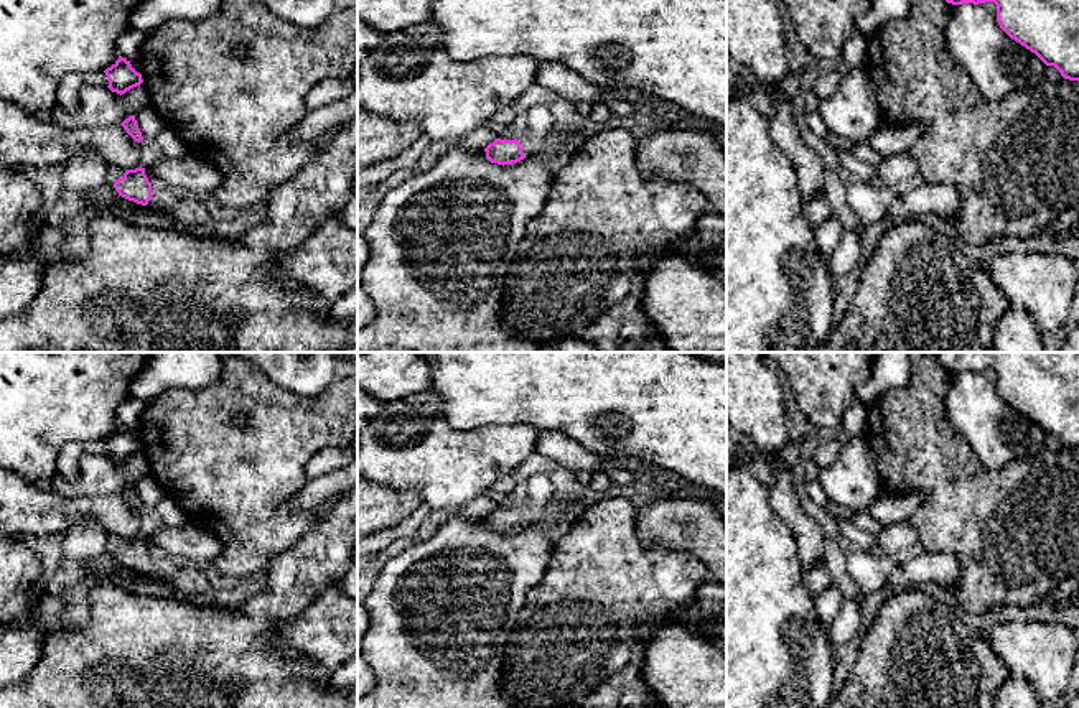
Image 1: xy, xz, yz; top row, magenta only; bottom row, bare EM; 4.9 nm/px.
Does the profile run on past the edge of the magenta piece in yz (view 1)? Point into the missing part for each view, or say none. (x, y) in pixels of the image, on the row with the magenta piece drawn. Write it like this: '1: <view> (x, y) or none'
1: none

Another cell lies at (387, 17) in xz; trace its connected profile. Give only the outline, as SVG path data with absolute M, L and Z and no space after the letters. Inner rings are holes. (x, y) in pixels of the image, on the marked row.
M357 0L357 20L382 35L402 31L430 20L432 0Z

